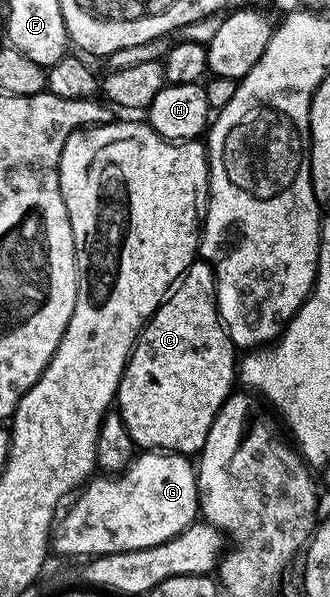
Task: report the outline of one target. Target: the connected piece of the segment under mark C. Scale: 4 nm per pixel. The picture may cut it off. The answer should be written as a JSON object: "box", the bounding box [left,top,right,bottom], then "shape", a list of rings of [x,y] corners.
{"box":[116,260,240,456],"shape":[[[195,260],[143,326],[118,385],[116,410],[122,415],[135,447],[146,452],[173,452],[187,456],[202,451],[220,408],[236,386],[240,358],[234,353],[234,341],[218,314],[214,270],[209,262]]]}

